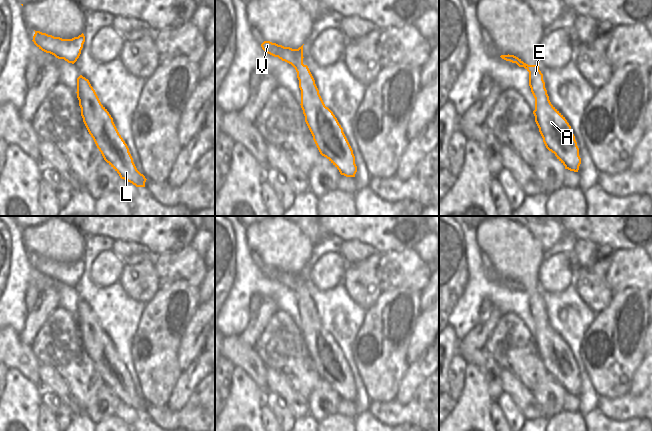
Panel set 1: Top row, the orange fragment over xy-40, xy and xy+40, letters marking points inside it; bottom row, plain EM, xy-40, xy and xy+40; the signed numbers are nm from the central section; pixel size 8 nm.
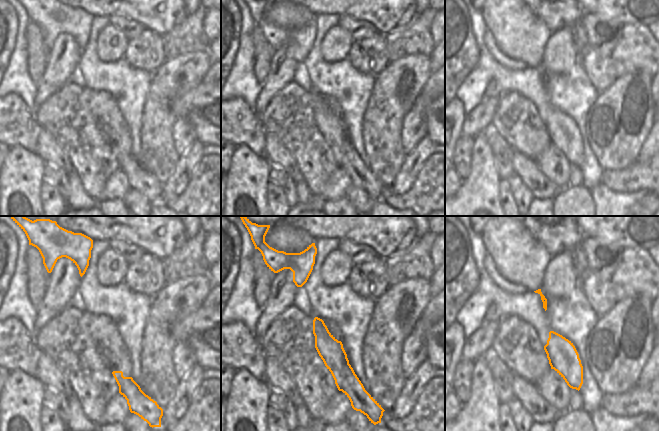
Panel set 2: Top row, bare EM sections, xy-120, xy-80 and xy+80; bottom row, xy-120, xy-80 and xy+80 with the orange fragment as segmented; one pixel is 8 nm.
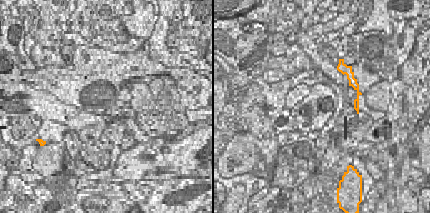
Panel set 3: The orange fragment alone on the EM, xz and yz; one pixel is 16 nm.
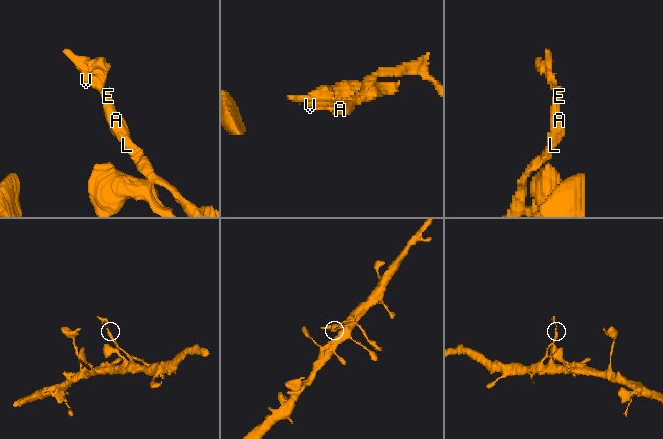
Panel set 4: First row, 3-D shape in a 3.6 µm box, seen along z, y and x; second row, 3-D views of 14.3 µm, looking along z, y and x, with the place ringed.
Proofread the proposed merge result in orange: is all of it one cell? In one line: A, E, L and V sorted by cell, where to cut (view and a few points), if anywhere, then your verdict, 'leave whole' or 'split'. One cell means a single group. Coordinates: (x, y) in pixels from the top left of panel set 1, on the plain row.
groups A E L V; cut none; leave whole

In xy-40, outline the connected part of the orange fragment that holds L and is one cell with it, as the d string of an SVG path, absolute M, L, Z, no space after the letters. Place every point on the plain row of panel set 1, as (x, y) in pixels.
M77 302L77 322L83 346L104 384L124 403L136 411L145 411L146 402L141 398L119 358L113 342L101 328L88 303Z

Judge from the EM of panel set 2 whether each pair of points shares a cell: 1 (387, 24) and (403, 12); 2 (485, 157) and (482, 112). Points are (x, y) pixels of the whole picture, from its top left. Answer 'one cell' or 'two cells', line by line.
1: one cell
2: two cells

